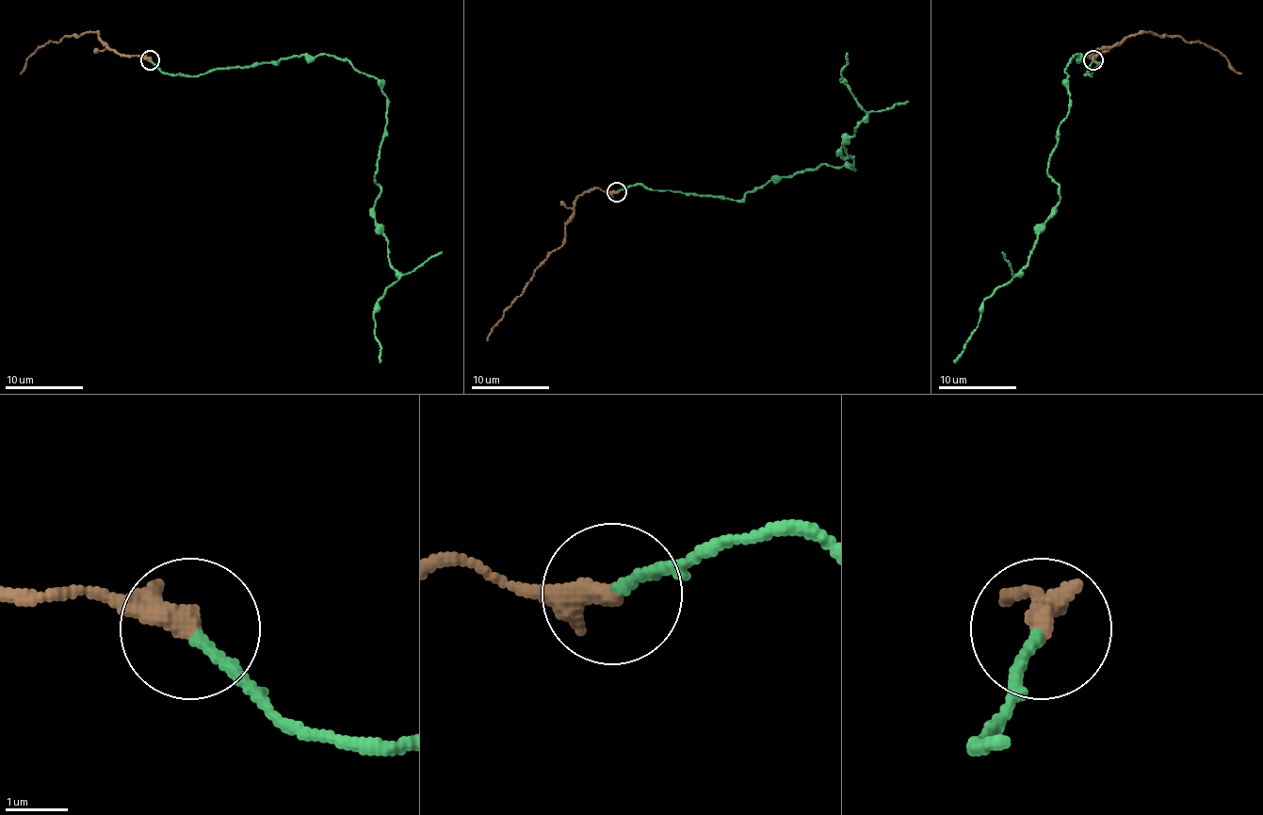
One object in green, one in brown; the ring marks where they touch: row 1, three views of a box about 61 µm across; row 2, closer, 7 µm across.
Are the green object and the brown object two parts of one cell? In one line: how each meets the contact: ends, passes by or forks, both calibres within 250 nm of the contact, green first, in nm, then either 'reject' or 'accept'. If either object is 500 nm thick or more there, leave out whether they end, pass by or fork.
green ends | brown ends | 170/440 nm | accept

